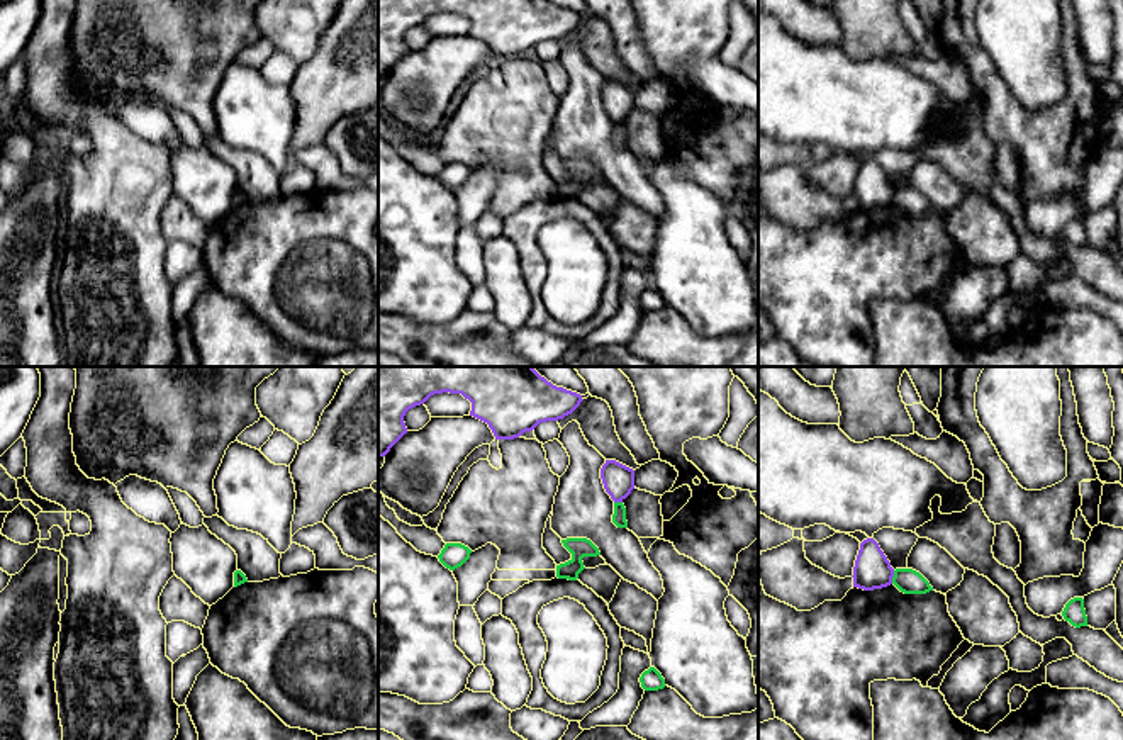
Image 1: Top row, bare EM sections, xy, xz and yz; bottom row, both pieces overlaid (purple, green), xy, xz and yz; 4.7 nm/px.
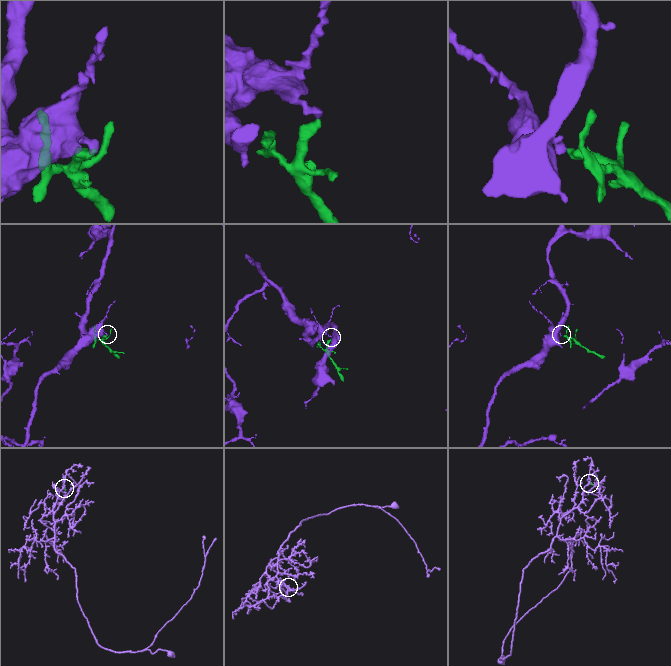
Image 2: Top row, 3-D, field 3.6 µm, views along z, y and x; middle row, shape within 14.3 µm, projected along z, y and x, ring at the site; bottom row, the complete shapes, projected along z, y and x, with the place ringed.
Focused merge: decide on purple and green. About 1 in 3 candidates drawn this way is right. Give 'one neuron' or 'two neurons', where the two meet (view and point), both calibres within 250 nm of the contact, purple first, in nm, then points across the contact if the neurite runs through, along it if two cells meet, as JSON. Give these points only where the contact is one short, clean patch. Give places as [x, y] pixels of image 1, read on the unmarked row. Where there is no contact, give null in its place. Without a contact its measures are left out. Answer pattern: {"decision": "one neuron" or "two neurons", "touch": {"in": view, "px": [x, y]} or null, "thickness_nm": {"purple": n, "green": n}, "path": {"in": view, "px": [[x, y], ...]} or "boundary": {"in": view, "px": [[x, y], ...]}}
{"decision": "two neurons", "touch": {"in": "yz", "px": [893, 196]}, "thickness_nm": {"purple": 180, "green": 120}, "boundary": {"in": "yz", "px": [[894, 190], [891, 202]]}}

